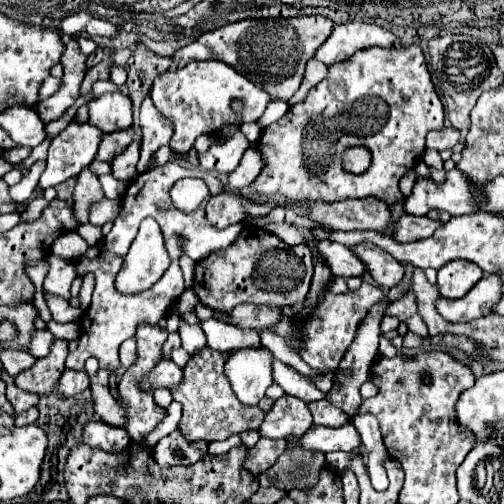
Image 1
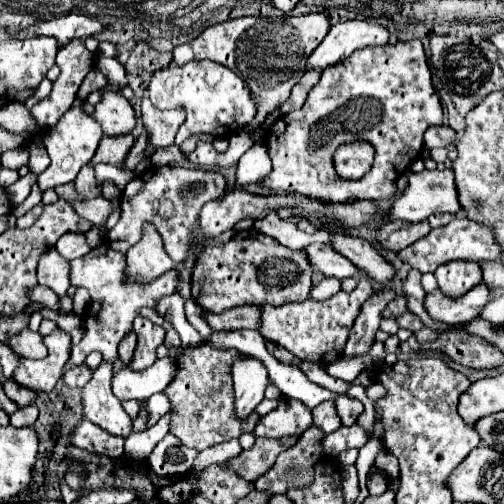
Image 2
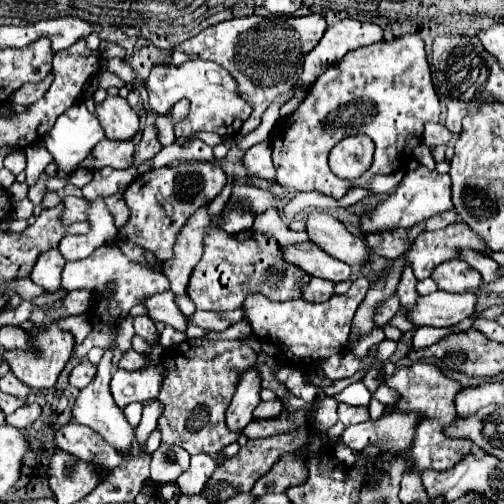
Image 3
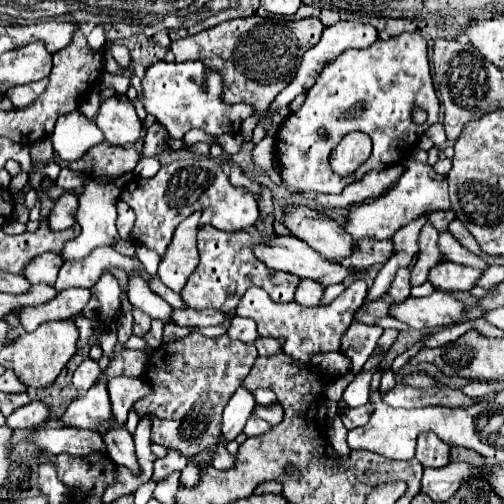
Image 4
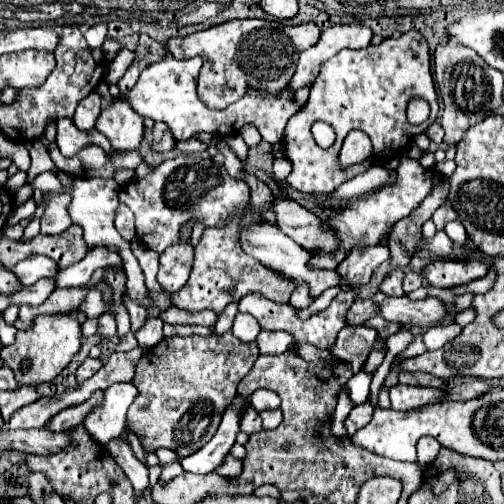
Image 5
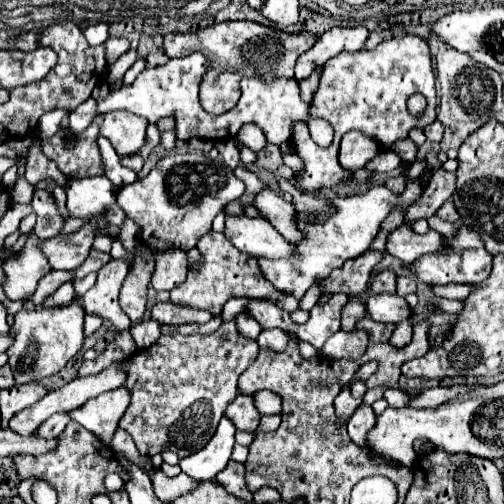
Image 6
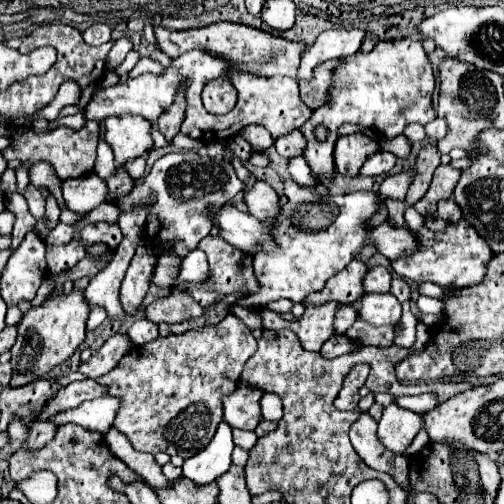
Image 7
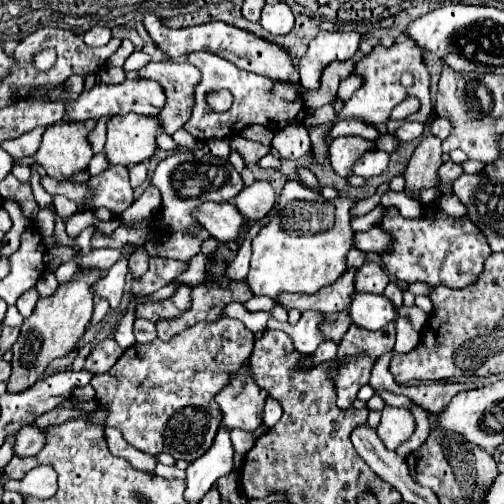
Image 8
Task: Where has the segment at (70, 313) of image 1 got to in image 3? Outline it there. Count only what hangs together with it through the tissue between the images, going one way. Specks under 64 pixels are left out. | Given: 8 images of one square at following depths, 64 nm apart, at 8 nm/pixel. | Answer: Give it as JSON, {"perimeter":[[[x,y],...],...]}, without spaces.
{"perimeter":[[[30,278],[28,280],[12,280],[12,284],[6,284],[4,288],[12,288],[12,292],[16,292],[22,300],[32,300],[34,296],[40,296],[46,292],[44,288],[36,286]]]}

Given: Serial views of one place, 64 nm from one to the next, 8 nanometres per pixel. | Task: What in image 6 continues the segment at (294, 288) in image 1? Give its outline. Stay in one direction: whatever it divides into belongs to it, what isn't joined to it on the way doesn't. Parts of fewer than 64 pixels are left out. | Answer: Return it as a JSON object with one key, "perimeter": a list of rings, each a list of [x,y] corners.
{"perimeter":[[[210,232],[206,236],[200,238],[198,242],[198,250],[202,252],[202,268],[196,272],[188,272],[188,278],[176,286],[174,290],[170,290],[170,300],[176,304],[186,304],[192,308],[200,308],[200,310],[208,310],[214,316],[218,316],[222,312],[222,306],[226,304],[226,300],[240,298],[240,296],[252,296],[252,298],[262,298],[262,296],[270,296],[272,300],[280,300],[284,298],[284,294],[276,292],[272,288],[272,284],[268,284],[268,280],[264,280],[258,262],[254,256],[248,256],[244,252],[240,252],[224,234],[220,232]]]}

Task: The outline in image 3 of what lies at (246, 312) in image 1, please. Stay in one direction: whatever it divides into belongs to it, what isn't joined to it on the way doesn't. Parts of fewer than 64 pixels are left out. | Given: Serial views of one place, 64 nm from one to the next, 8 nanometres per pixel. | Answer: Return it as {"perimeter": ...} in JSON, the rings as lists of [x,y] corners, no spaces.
{"perimeter":[[[196,310],[192,316],[186,316],[188,324],[196,324],[200,328],[206,330],[214,330],[214,332],[222,332],[228,326],[236,324],[244,320],[244,312],[242,310],[232,310],[232,312],[208,312],[208,310]]]}

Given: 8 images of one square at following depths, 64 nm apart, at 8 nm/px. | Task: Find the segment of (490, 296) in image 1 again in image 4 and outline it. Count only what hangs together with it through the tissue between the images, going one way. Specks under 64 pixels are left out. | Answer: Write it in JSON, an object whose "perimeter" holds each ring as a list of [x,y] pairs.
{"perimeter":[[[436,290],[426,298],[408,298],[400,304],[392,302],[392,312],[388,314],[416,330],[436,330],[462,322],[464,310],[456,298]]]}

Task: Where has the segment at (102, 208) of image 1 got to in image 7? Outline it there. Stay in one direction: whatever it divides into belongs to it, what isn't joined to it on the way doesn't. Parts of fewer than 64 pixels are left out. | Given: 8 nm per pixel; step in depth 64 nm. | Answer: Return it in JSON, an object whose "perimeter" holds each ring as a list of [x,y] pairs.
{"perimeter":[[[28,186],[26,188],[26,192],[24,192],[24,198],[26,198],[26,202],[28,202],[28,208],[30,208],[30,214],[36,218],[36,234],[40,236],[40,238],[46,238],[46,234],[50,232],[46,226],[44,226],[44,204],[46,204],[46,200],[42,198],[42,194],[38,192],[38,188],[36,186]]]}

